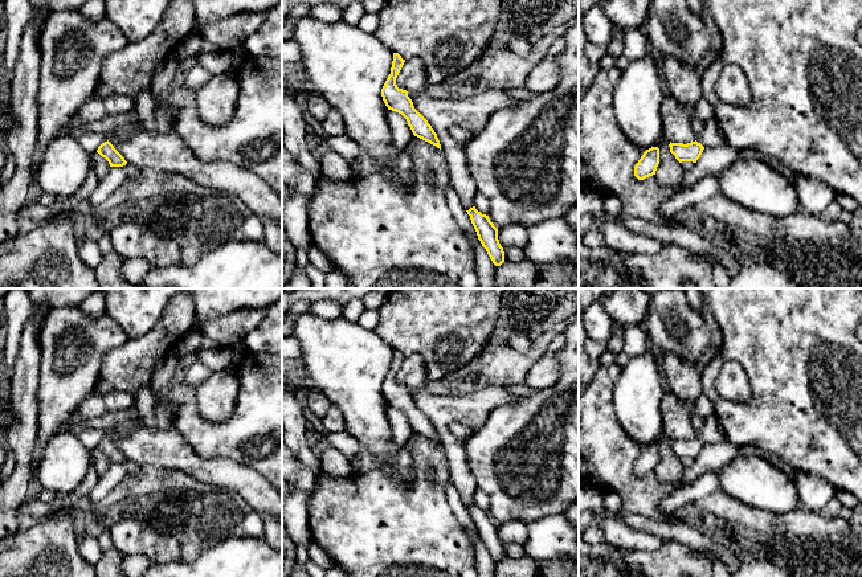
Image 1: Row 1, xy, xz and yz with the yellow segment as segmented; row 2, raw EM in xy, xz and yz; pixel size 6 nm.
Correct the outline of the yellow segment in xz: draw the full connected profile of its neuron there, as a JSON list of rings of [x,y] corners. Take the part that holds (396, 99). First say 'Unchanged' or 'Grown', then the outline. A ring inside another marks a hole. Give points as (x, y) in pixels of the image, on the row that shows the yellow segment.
Unchanged. [[[393,53],[391,74],[381,89],[383,101],[388,110],[396,111],[407,119],[414,136],[441,150],[437,134],[428,120],[414,109],[412,99],[408,97],[408,91],[399,89],[396,85],[396,78],[404,62],[405,60],[399,53]]]

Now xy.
Unchanged. [[[109,140],[102,143],[97,152],[109,161],[110,167],[123,167],[127,164],[124,157],[114,148]]]

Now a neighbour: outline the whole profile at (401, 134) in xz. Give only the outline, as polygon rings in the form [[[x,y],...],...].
[[[388,110],[387,120],[391,128],[393,147],[400,151],[405,150],[414,136],[407,119],[401,114]]]

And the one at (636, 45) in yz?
[[[626,28],[624,32],[622,56],[628,60],[640,60],[649,54],[650,44],[646,38],[645,30],[640,28]]]

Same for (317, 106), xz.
[[[316,93],[310,95],[306,111],[309,111],[316,120],[324,120],[331,110],[332,106],[323,97]]]

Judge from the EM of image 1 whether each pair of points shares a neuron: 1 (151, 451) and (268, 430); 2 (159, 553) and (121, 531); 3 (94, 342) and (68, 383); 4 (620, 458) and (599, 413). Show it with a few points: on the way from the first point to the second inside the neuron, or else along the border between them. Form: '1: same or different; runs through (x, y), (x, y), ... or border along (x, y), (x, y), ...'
1: different; border along (171, 428), (203, 457), (220, 457)
2: same; runs through (150, 544), (130, 535)
3: same; runs through (84, 352), (70, 365), (68, 372)
4: same; runs through (609, 447), (599, 437), (599, 424)

